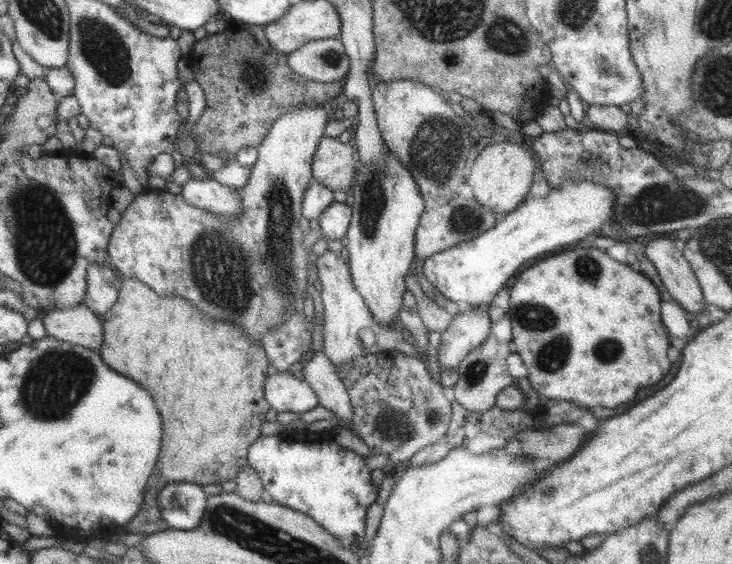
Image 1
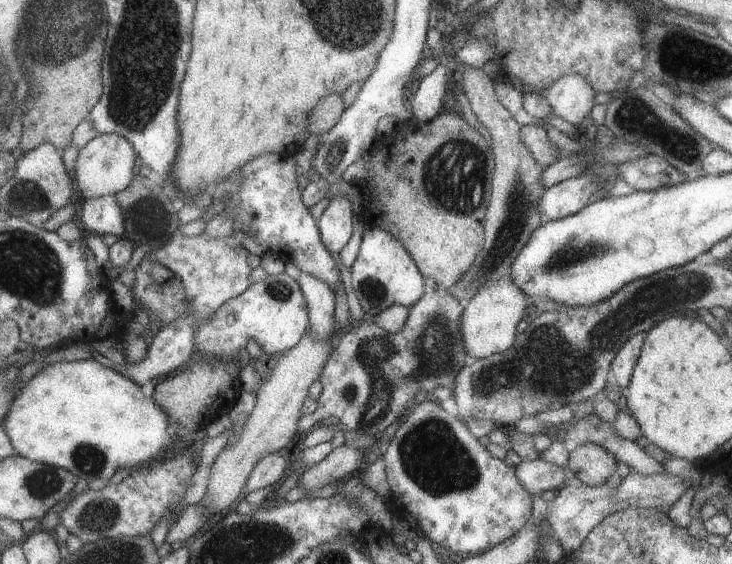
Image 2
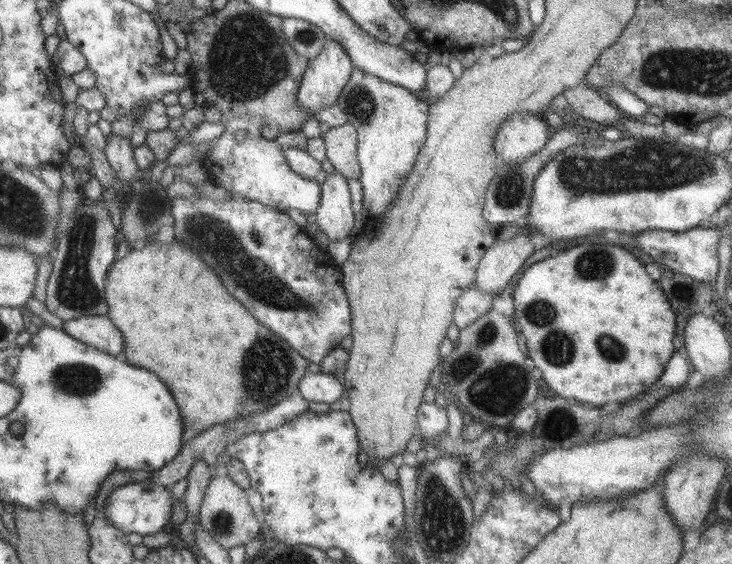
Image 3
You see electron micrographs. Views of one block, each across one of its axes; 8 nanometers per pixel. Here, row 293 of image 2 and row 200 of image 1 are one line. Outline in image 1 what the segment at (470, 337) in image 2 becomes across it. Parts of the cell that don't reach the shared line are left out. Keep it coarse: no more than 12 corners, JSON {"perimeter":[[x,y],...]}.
{"perimeter":[[508,141],[473,157],[464,180],[499,218],[529,194],[531,150]]}

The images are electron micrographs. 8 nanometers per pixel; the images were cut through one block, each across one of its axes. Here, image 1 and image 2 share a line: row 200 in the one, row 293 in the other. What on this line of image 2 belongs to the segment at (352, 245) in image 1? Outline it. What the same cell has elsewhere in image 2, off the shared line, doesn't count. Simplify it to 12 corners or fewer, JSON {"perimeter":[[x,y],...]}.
{"perimeter":[[362,233],[351,288],[372,319],[425,293],[403,245]]}

